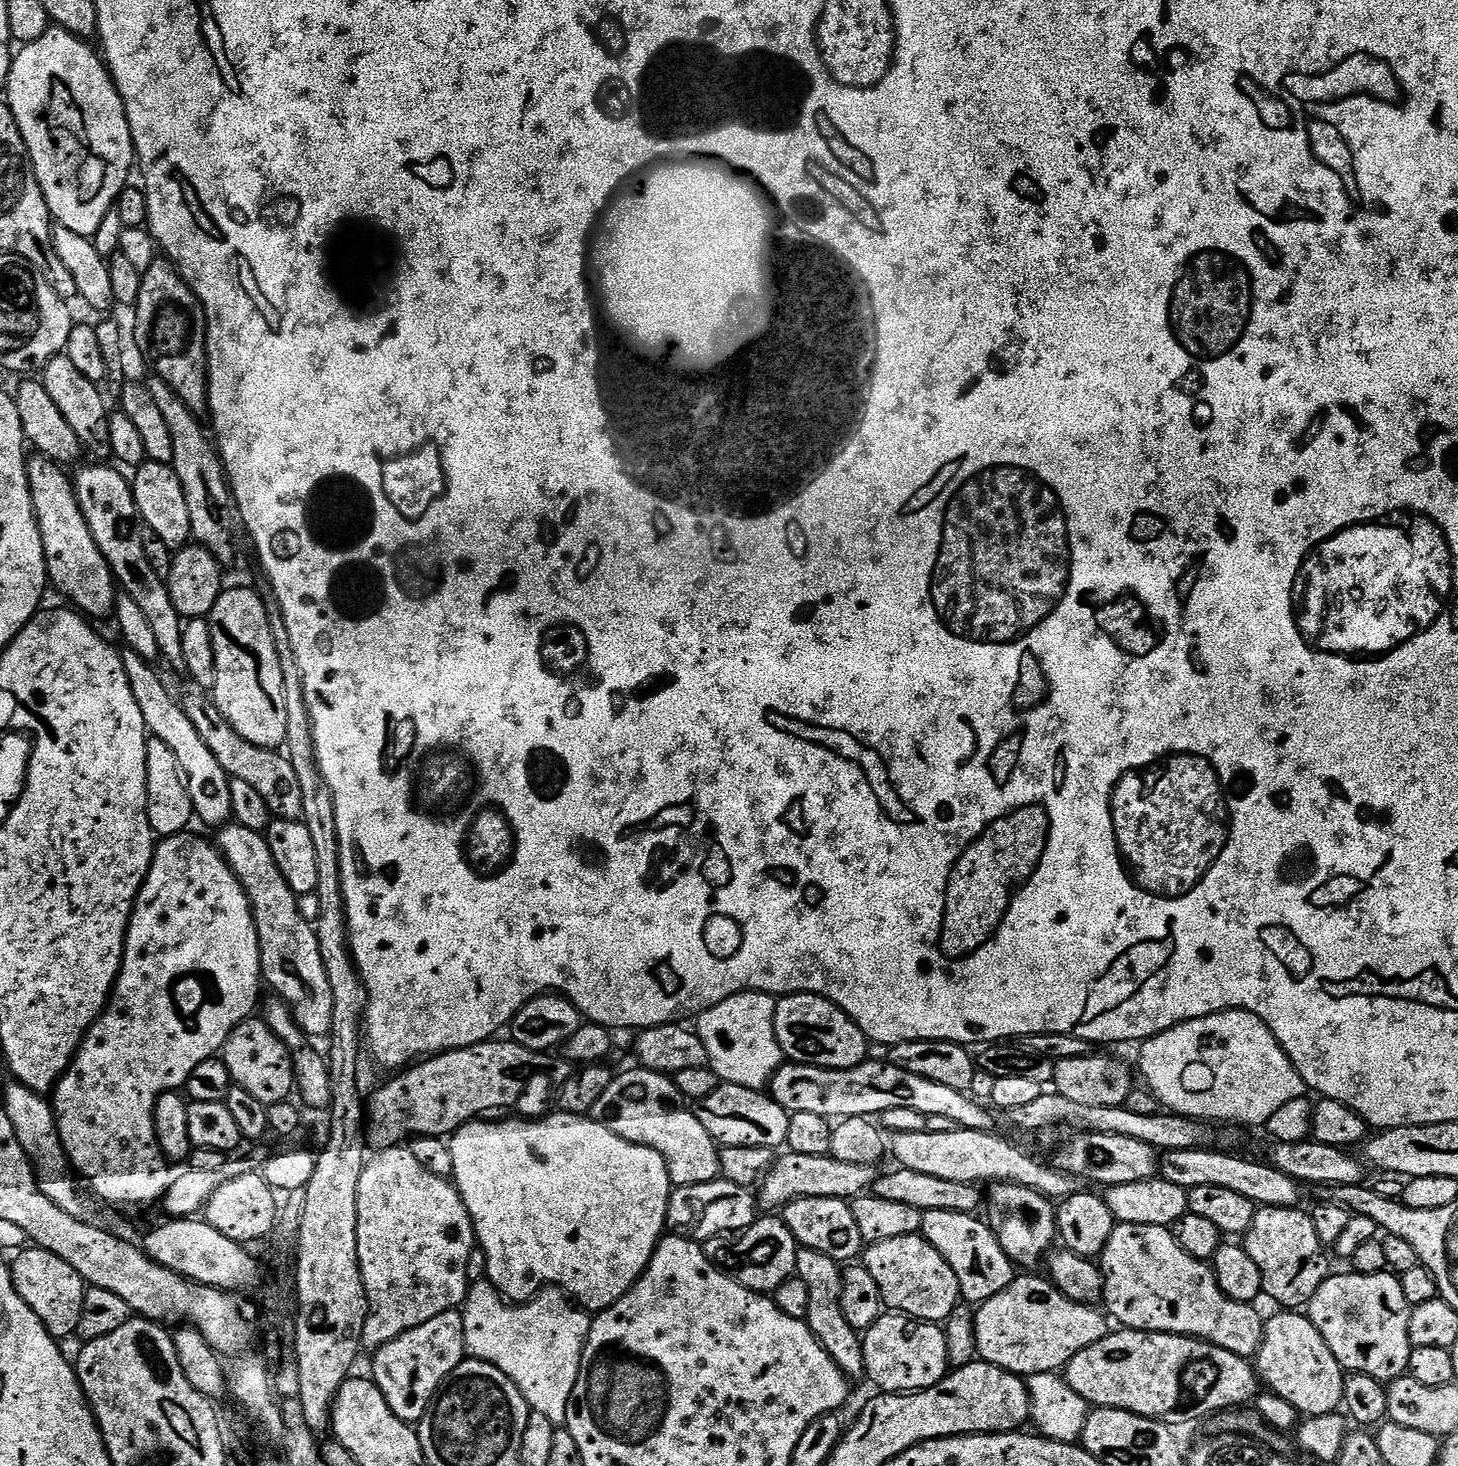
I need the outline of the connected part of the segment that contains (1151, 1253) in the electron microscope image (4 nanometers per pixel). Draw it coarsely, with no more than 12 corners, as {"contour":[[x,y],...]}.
{"contour":[[1117,1223],[1102,1304],[1249,1358],[1265,1322],[1171,1228]]}

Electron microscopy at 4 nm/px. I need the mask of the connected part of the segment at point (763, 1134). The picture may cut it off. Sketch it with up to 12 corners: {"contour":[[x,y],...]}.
{"contour":[[721,1083],[695,1101],[717,1145],[787,1145],[790,1114],[767,1091]]}

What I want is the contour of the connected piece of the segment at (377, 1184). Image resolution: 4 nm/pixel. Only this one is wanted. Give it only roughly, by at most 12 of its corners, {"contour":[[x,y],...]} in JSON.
{"contour":[[408,1146],[358,1182],[375,1350],[463,1305],[478,1241]]}

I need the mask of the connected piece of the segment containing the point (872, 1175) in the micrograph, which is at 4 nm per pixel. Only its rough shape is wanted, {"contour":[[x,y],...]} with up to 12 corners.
{"contour":[[781,1155],[758,1185],[765,1209],[853,1201],[877,1169],[833,1156]]}

